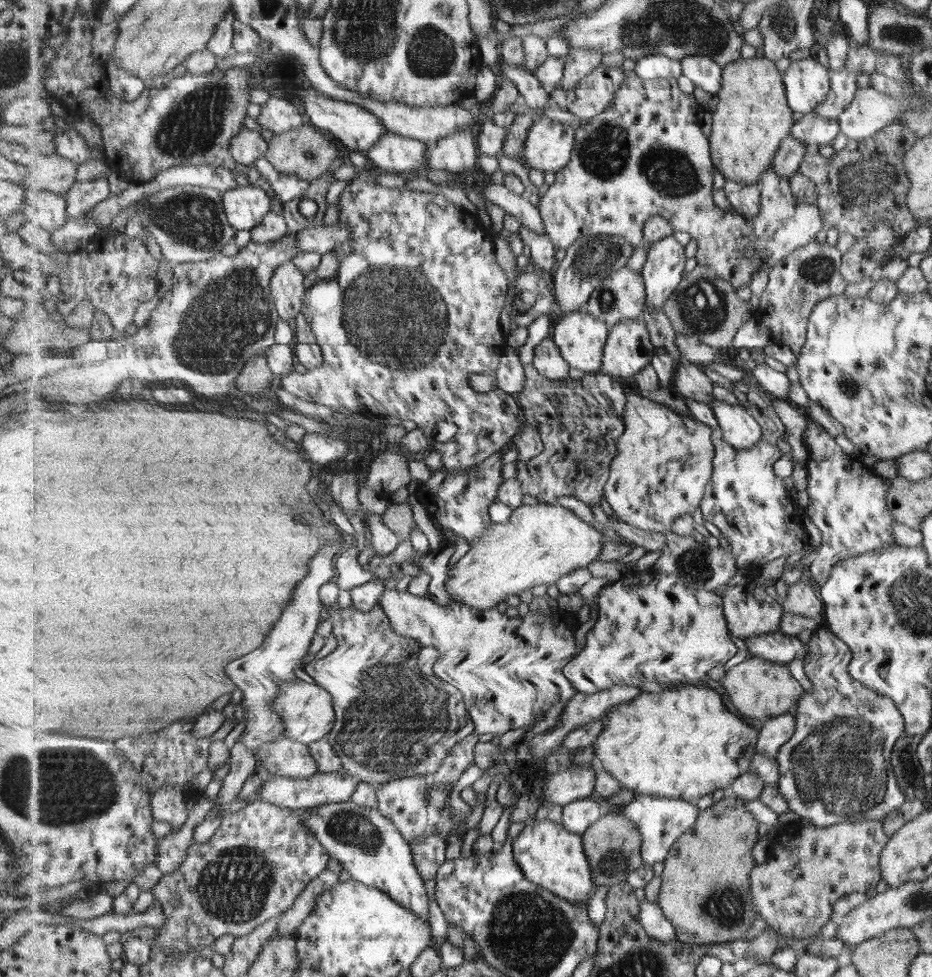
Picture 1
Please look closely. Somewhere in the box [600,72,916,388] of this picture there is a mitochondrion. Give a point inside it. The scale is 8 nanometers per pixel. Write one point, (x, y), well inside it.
(864, 188)

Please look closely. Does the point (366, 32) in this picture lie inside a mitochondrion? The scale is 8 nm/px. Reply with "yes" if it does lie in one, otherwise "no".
yes

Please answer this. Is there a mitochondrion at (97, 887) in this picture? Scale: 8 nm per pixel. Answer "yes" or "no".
no

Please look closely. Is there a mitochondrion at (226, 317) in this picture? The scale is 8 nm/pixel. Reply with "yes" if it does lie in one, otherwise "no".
yes

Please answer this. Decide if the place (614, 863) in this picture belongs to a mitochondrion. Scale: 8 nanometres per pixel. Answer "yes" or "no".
yes

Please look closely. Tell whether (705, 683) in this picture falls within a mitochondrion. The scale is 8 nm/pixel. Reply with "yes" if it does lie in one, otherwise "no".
no

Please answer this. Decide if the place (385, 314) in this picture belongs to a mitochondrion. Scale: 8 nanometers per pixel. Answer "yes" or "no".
yes

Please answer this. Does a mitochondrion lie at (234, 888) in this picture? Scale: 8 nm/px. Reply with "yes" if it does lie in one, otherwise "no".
yes

